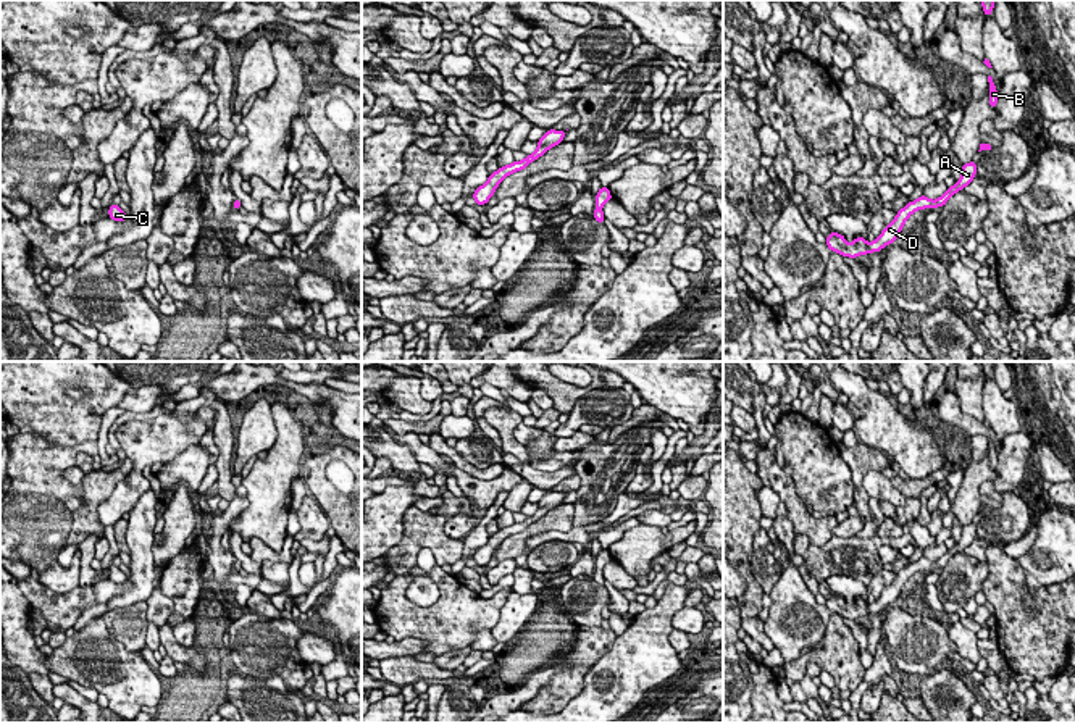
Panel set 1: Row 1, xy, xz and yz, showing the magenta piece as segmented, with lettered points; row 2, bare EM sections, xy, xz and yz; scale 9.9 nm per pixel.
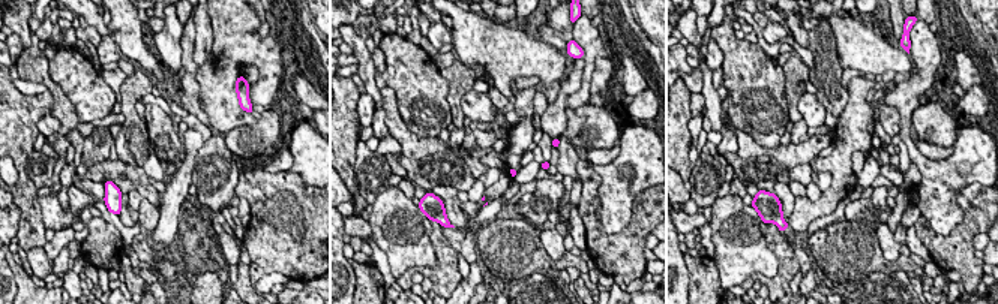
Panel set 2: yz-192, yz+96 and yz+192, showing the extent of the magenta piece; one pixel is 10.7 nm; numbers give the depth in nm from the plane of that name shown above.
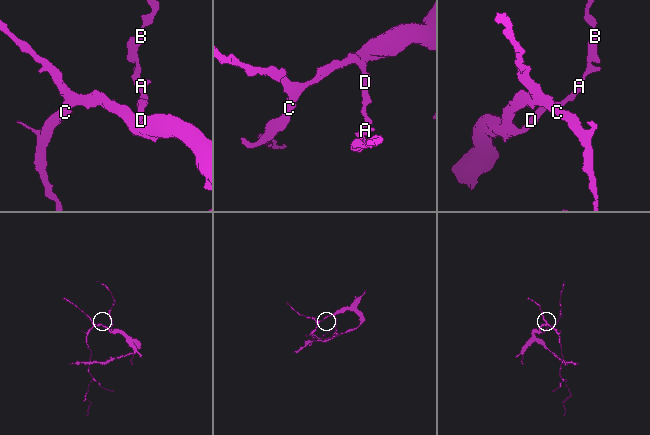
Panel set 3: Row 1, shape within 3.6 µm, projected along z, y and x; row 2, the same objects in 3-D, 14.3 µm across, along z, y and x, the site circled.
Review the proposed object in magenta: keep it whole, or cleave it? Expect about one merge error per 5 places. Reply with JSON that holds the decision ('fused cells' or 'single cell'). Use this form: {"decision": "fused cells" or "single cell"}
{"decision": "single cell"}

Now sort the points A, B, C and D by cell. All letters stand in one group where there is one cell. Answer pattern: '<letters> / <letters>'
A B C D

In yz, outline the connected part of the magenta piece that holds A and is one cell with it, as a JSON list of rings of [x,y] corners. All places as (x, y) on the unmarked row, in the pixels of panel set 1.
[[[973,521],[970,524],[962,526],[962,537],[952,549],[947,549],[947,552],[936,562],[930,562],[922,555],[917,562],[909,563],[904,570],[897,573],[896,579],[881,592],[881,596],[876,599],[875,604],[867,604],[862,597],[857,597],[855,602],[849,605],[843,596],[831,592],[825,605],[831,613],[838,613],[843,618],[849,620],[852,618],[857,620],[859,616],[880,613],[888,605],[893,605],[897,600],[904,584],[909,581],[912,575],[923,570],[944,568],[946,563],[956,554],[964,552],[964,549],[968,547],[975,537],[977,537],[977,524]]]

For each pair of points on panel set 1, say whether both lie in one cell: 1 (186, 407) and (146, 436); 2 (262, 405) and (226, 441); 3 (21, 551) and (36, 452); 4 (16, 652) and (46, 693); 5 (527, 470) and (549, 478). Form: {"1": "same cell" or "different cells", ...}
{"1": "different cells", "2": "different cells", "3": "same cell", "4": "different cells", "5": "same cell"}

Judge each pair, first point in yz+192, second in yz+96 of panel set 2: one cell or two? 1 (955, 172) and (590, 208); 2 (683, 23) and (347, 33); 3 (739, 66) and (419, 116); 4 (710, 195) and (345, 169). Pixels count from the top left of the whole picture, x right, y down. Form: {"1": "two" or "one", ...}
{"1": "two", "2": "one", "3": "one", "4": "two"}

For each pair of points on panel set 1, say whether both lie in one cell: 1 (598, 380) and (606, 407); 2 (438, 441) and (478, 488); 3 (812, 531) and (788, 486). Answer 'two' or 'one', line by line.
1: two
2: two
3: one

